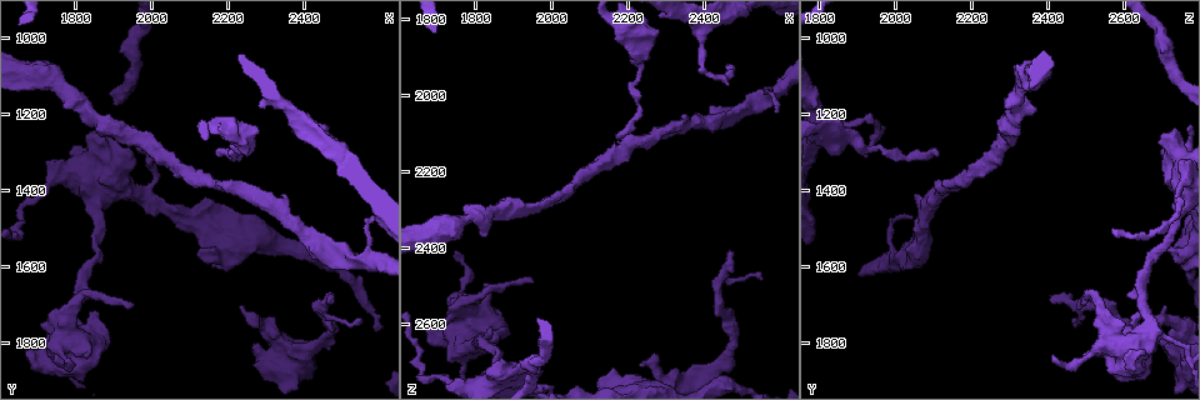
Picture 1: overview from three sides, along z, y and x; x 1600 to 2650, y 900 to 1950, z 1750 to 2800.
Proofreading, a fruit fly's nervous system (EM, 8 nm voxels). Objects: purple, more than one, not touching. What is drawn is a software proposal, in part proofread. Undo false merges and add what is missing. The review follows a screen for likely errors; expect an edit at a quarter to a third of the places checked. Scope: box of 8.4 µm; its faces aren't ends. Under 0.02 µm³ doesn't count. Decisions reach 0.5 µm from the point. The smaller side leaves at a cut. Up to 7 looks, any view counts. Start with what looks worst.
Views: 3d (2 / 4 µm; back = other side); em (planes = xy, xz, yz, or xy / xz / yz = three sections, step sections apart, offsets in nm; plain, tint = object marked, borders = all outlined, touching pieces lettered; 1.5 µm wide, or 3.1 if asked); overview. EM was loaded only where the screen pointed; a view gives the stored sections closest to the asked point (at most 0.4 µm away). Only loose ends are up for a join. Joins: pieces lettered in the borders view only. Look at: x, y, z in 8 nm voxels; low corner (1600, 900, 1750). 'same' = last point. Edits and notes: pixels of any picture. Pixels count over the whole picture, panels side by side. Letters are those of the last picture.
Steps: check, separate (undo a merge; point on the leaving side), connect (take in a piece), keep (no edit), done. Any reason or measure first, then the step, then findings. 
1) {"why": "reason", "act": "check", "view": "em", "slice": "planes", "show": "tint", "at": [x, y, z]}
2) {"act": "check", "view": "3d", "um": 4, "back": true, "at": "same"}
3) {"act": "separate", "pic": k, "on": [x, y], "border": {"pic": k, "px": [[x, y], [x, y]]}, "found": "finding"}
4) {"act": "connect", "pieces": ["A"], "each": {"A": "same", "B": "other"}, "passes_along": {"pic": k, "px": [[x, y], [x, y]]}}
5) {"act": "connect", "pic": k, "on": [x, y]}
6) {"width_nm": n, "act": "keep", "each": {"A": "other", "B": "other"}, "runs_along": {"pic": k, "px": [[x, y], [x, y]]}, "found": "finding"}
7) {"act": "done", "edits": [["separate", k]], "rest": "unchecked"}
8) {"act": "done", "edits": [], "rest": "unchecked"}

{"why": "an open end", "act": "check", "view": "em", "slice": "planes", "show": "borders", "at": [2470, 1685, 2405]}

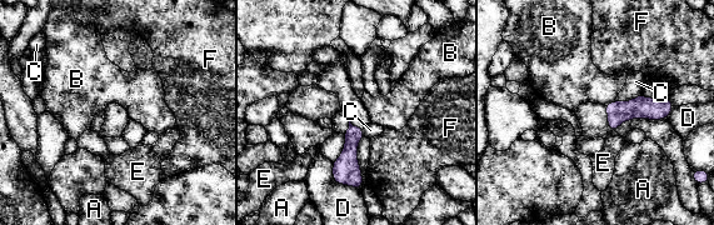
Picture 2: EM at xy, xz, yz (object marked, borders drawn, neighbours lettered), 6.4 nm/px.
{"act": "keep", "each": {"A": "other", "B": "other", "C": "other", "D": "other", "E": "other", "F": "other"}, "border": {"pic": 2, "px": [[614, 99], [604, 105]]}, "found": "no lettered piece goes on from it"}

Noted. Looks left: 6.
{"why": "branch stops here", "act": "check", "view": "em", "slice": "xy", "step": 8, "show": "tint", "at": [2240, 1705, 2710]}

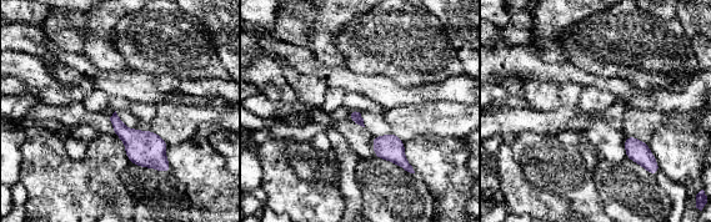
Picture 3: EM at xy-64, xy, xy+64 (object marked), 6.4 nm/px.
{"why": "cut it another way", "act": "check", "view": "em", "slice": "planes", "show": "borders", "at": "same"}

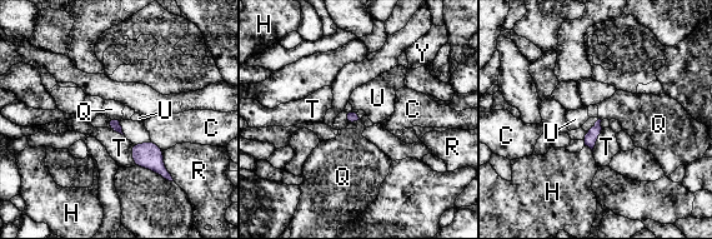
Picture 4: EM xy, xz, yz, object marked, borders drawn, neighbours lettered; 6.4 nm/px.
{"longest_contact_nm": ["R", 220], "act": "keep", "each": {"C": "other", "H": "other", "Q": "other", "R": "other", "T": "other", "U": "other", "Y": "other"}, "found": "no lettered piece goes on from it"}

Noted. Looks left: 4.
{"why": "branch stops here", "act": "check", "view": "em", "slice": "xy", "step": 4, "show": "tint", "at": [1955, 1700, 2495]}

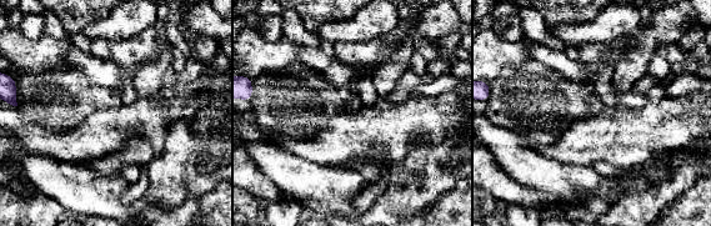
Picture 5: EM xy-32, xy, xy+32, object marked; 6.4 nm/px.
{"act": "check", "view": "em", "slice": "yz", "step": 4, "show": "tint", "at": "same"}

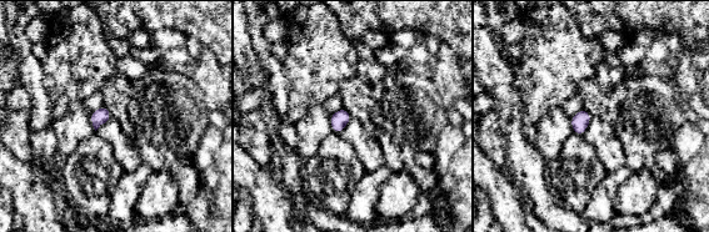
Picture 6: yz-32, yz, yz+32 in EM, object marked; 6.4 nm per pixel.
{"act": "check", "view": "em", "slice": "yz", "step": 4, "show": "borders", "at": "same"}

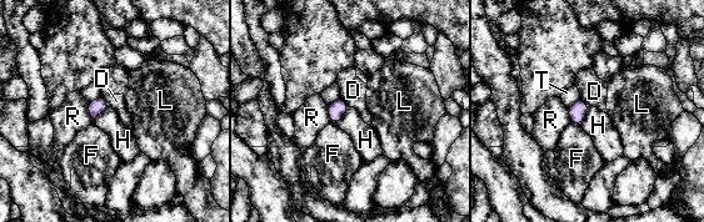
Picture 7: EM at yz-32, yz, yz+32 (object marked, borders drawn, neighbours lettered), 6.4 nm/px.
{"act": "keep", "each": {"D": "other", "F": "other", "H": "other", "L": "other", "R": "other", "T": "other"}, "border": {"pic": 7, "px": [[590, 106], [579, 125]]}, "found": "none of them fits"}

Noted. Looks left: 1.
{"act": "done", "edits": [], "rest": "unchecked"}

